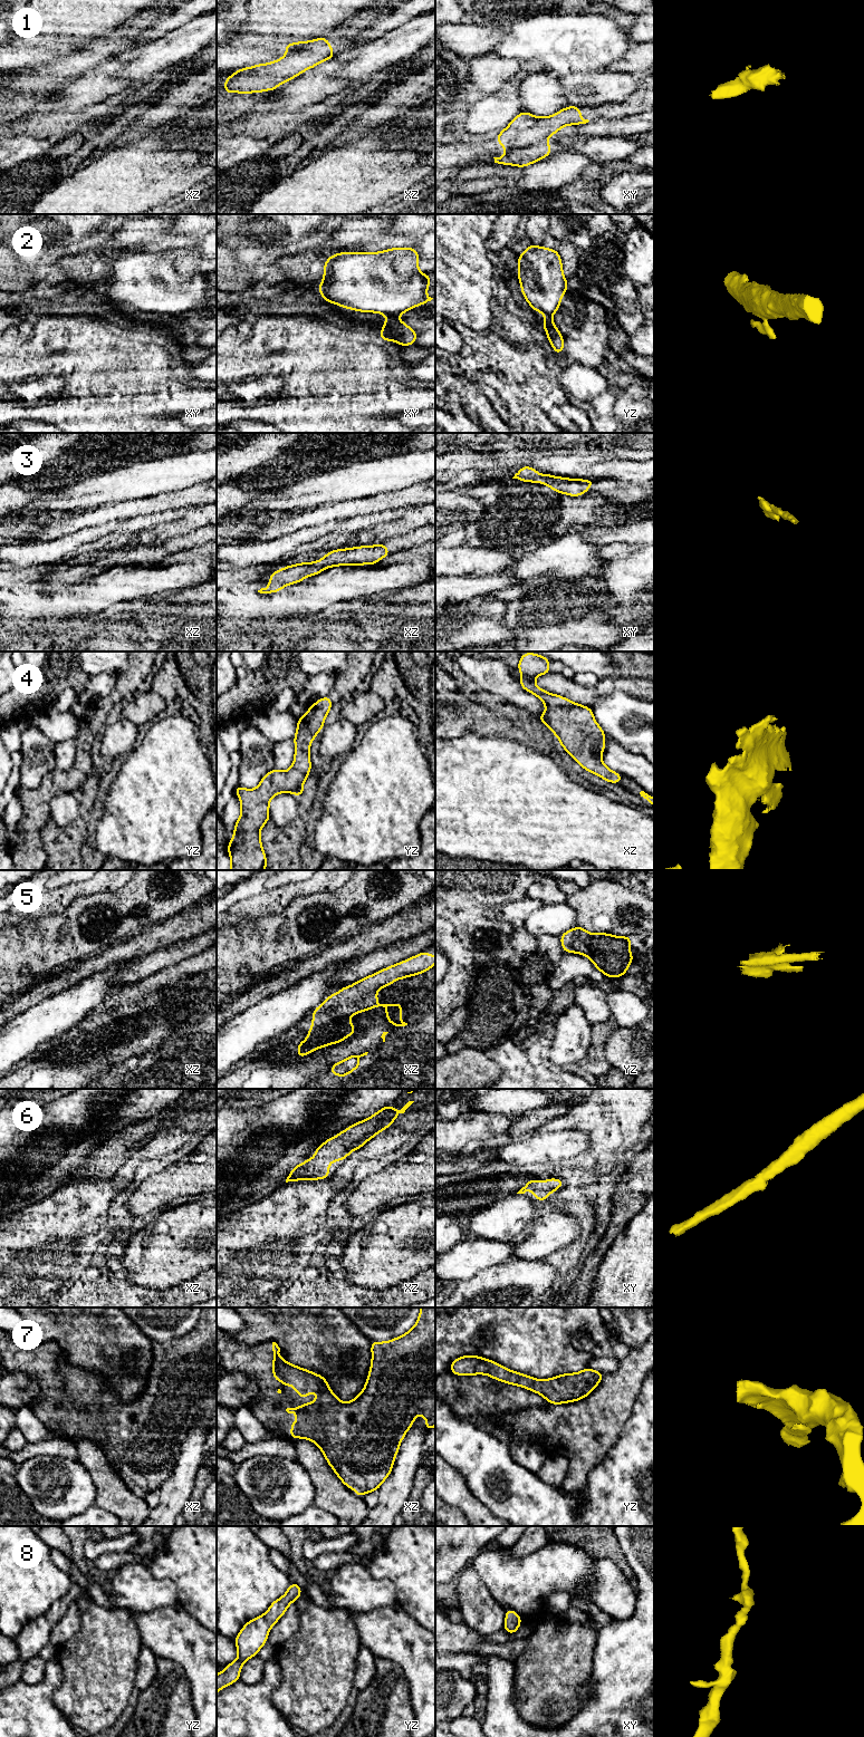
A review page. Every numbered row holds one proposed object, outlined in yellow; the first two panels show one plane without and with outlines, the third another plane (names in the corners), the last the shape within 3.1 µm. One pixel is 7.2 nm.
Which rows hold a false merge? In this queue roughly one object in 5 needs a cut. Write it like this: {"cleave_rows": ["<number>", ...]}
{"cleave_rows": ["1", "2"]}

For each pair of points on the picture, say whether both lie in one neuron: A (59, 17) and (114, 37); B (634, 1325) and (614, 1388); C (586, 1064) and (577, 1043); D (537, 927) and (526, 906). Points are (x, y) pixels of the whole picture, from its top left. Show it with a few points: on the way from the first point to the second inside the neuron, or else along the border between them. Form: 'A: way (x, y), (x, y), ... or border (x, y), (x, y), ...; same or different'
A: border (122, 21), (113, 30); different
B: border (642, 1344), (630, 1349); different
C: border (592, 1045), (586, 1054), (576, 1063); different
D: border (543, 904), (521, 924); different

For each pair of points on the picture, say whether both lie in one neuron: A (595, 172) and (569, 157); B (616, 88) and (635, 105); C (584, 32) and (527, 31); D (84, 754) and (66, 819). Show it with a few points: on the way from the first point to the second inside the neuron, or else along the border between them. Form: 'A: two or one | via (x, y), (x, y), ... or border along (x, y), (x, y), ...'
A: two | border along (592, 162), (584, 167)
B: two | border along (639, 76), (639, 85), (625, 98), (601, 104)
C: one | via (569, 32), (541, 32)
D: two | border along (82, 798), (73, 793), (59, 792), (49, 806)

